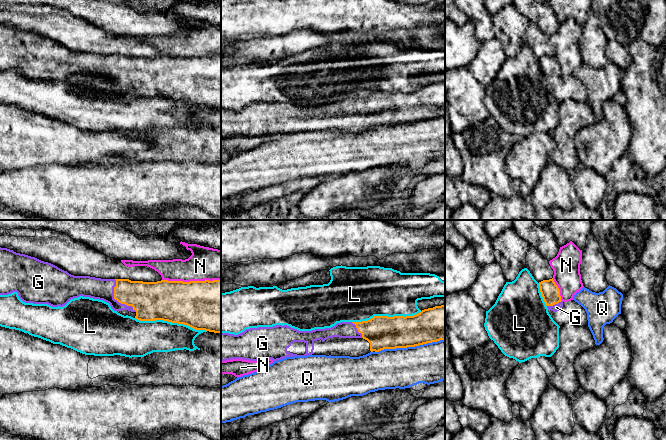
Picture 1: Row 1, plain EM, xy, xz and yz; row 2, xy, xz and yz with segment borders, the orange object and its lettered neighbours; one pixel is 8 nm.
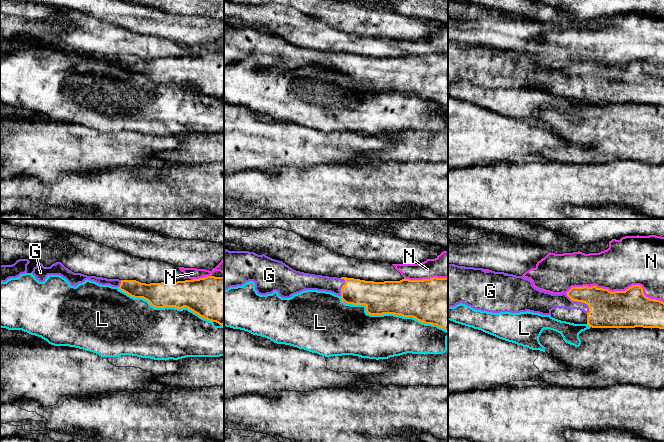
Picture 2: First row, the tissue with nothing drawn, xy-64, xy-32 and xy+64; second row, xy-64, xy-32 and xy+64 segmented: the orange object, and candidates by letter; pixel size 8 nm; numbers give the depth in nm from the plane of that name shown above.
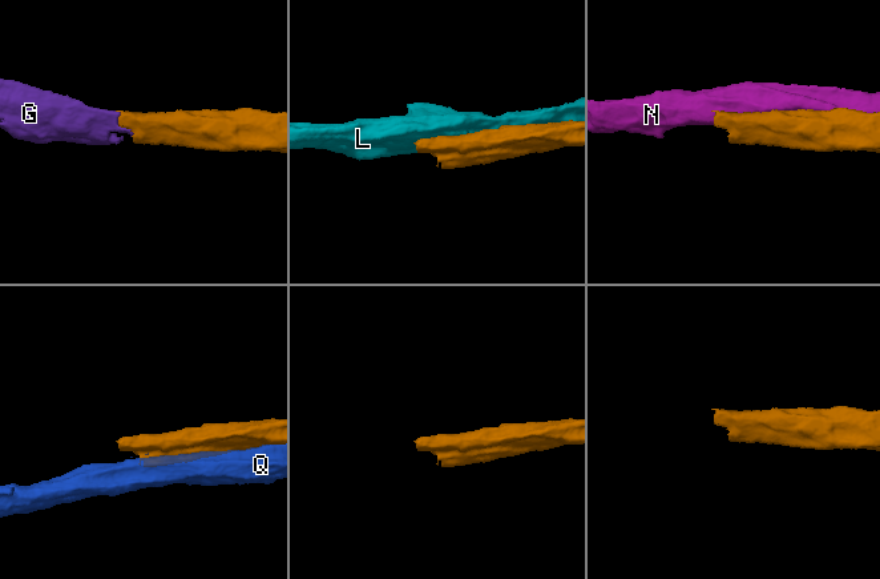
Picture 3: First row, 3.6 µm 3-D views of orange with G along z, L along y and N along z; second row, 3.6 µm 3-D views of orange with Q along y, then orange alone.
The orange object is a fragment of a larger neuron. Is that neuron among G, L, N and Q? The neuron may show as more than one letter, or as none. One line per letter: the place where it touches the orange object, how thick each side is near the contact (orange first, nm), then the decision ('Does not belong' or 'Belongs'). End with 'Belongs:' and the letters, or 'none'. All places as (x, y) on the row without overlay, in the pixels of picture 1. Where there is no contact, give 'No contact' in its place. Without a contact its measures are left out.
G: Touches orange at xy (116, 75). Thickness 280 nm (orange) against 180 nm. Belongs
L: Touches orange at xy (171, 98). Thickness 380 nm (orange) against 280 nm. Does not belong
N: Touches orange at xy (191, 57). Thickness 400 nm (orange) against 260 nm. Does not belong
Q: Touches orange at xz (409, 122). Thickness 280 nm (orange) against 320 nm. Does not belong
Belongs: G

